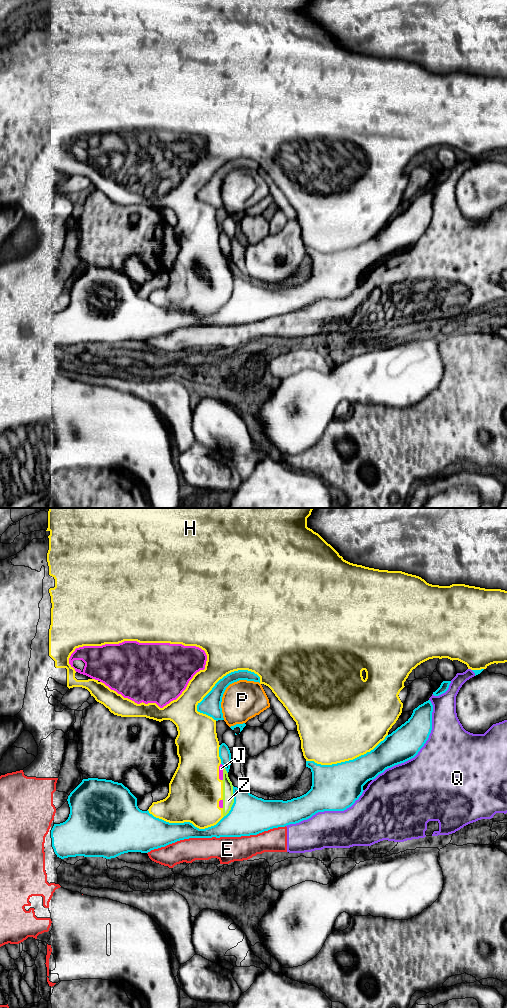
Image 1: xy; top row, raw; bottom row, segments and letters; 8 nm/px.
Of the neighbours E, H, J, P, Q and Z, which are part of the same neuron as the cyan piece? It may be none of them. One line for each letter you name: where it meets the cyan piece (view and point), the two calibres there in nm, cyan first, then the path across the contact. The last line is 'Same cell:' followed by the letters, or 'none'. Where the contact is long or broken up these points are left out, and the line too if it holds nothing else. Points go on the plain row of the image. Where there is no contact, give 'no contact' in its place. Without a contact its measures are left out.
Same cell: none

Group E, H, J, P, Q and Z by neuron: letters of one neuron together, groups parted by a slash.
E Q / H J Z / P

